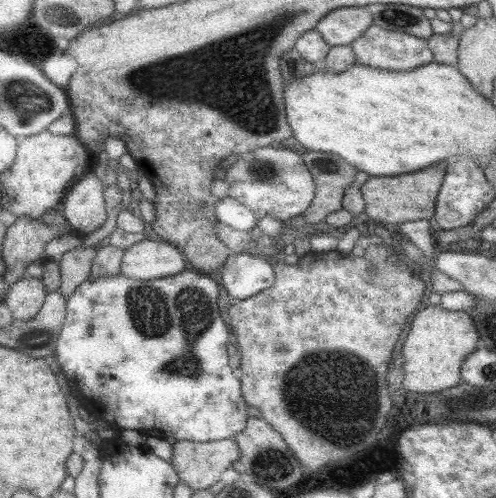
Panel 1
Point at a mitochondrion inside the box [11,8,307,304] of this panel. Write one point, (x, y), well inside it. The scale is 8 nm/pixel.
(246, 98)

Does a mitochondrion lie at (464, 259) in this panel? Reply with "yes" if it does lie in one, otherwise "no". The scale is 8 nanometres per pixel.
no

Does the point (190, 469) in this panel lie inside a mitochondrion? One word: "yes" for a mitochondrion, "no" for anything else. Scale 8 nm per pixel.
no

